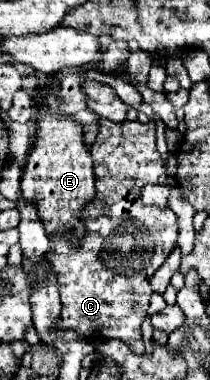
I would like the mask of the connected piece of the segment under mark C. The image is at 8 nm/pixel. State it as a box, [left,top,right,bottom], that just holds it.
[45,120,177,354]

